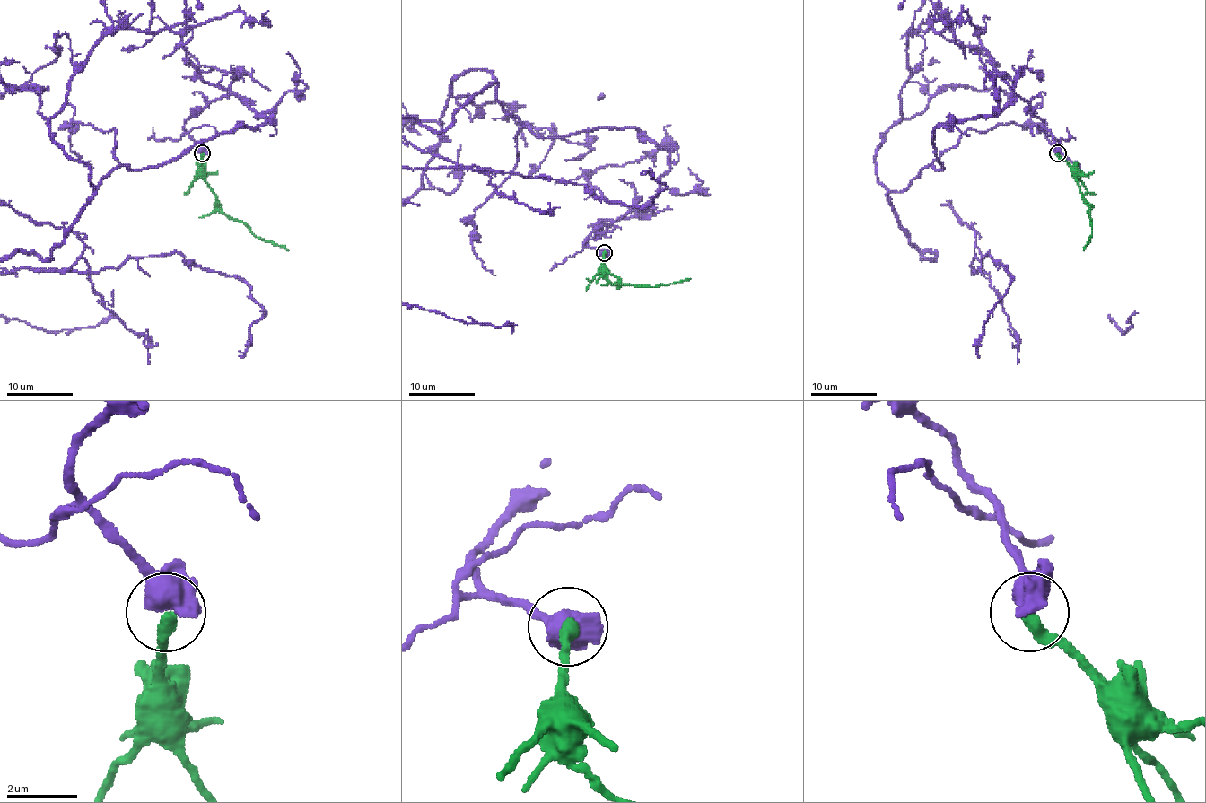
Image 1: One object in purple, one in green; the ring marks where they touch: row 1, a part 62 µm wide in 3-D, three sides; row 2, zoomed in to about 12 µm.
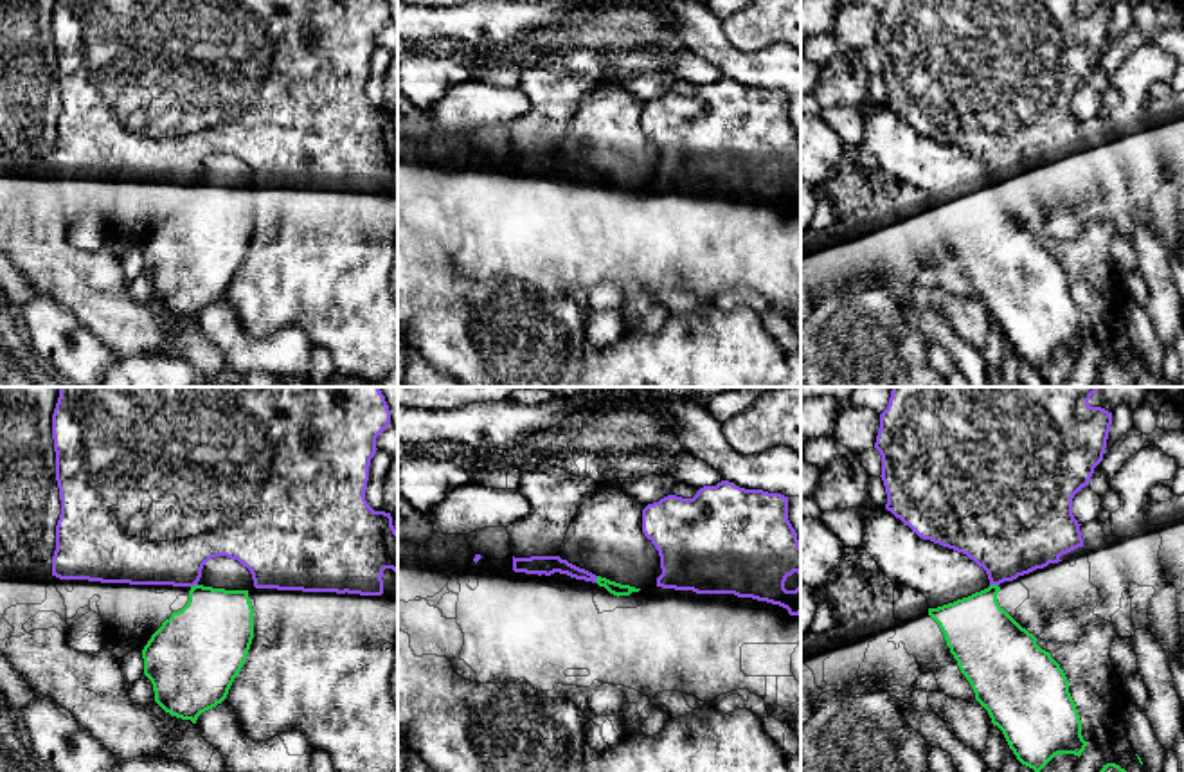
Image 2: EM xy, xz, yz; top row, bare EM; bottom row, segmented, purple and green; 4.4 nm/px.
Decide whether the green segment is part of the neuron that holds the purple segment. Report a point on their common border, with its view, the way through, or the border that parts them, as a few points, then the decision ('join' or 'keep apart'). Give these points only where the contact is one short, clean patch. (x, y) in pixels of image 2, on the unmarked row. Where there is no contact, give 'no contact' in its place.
meets purple in yz at (994, 180); border along yz (990, 180), (997, 182); keep apart

